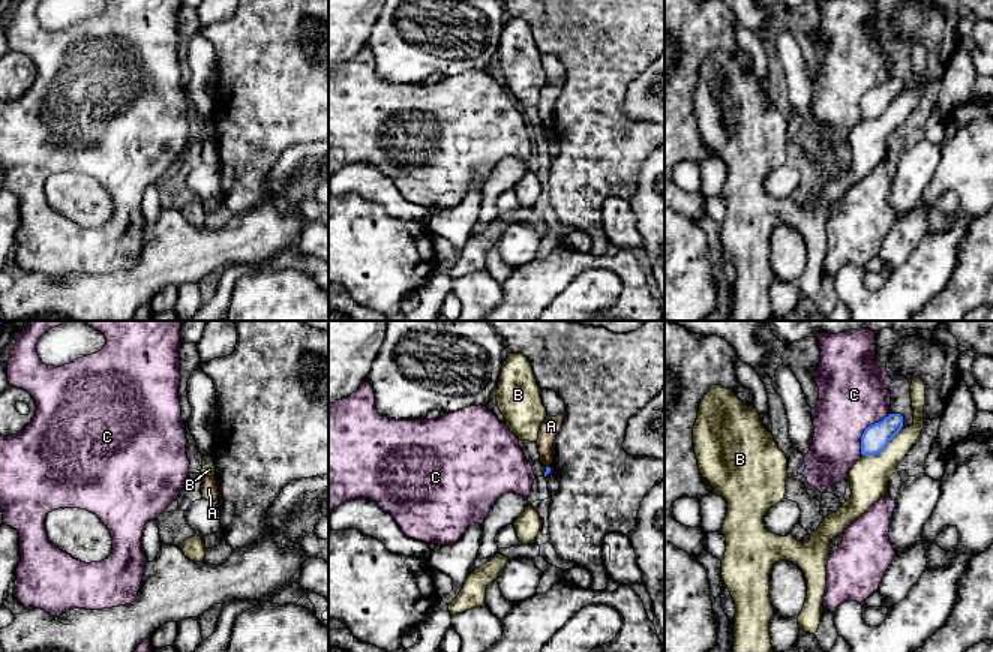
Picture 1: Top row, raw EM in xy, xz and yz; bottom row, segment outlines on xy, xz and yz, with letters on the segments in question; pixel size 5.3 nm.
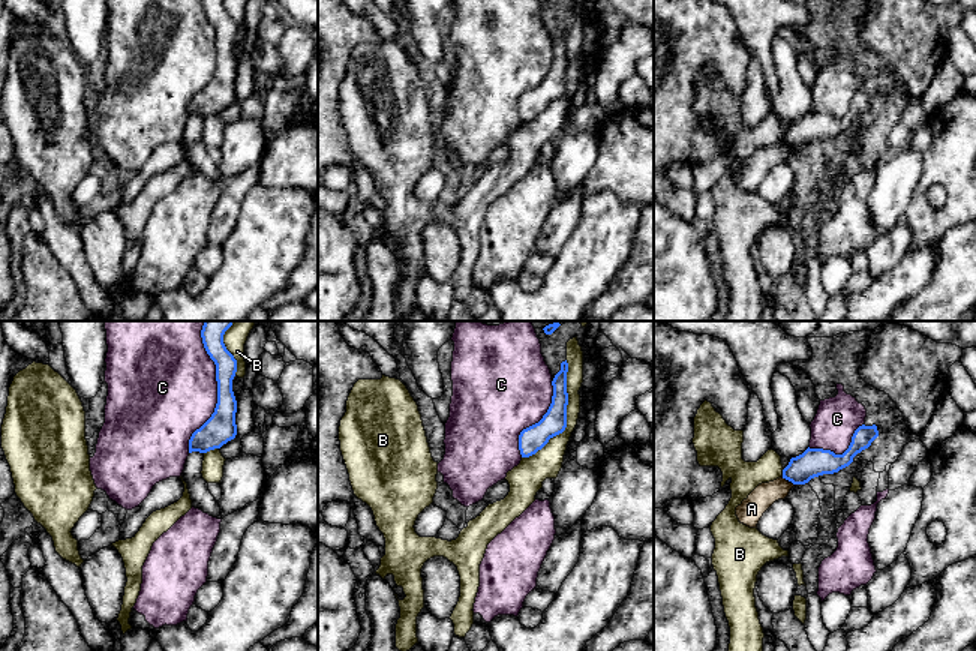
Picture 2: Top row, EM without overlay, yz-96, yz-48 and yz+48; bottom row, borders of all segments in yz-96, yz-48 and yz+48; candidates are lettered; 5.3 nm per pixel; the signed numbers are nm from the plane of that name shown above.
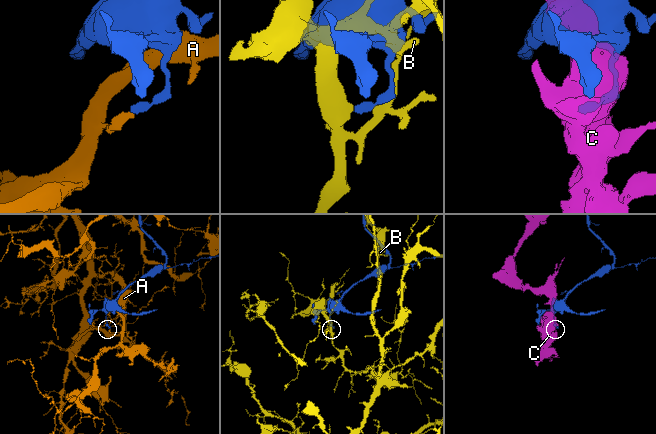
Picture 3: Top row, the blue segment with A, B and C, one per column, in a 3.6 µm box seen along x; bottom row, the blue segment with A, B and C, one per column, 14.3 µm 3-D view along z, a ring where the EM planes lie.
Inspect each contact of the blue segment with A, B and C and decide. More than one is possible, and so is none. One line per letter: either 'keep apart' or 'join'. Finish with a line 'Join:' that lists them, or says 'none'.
A: keep apart
B: keep apart
C: keep apart
Join: none

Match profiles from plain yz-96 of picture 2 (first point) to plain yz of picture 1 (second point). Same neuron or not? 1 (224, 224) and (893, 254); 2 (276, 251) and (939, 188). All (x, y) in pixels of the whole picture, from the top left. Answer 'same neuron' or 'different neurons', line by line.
1: same neuron
2: different neurons

